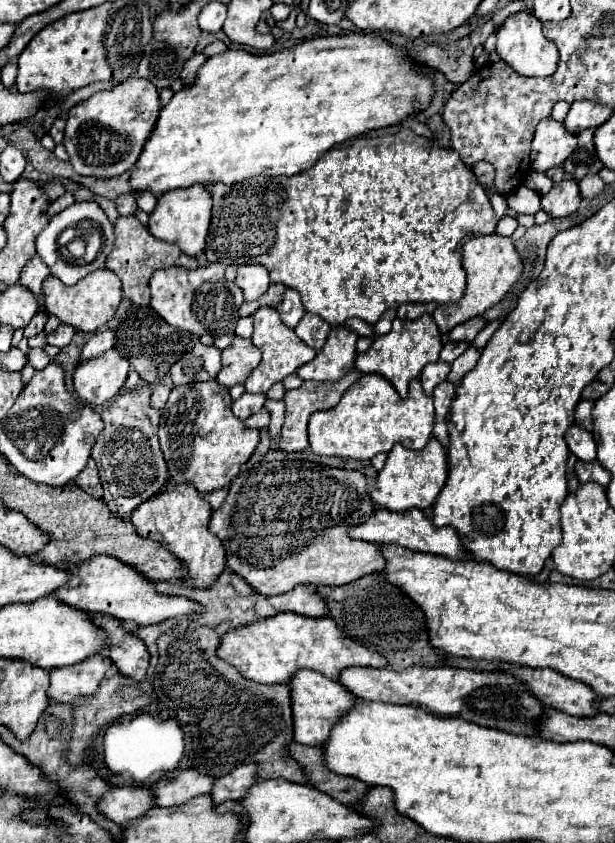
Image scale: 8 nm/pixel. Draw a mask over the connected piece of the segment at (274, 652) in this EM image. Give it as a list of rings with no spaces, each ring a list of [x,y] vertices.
[[[276,613],[272,617],[236,627],[224,633],[216,655],[238,669],[238,673],[256,683],[288,683],[298,669],[312,669],[330,679],[352,665],[386,667],[384,657],[348,639],[330,617],[312,619],[296,613]]]

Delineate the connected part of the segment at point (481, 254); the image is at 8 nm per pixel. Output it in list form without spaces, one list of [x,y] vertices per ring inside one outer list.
[[[492,233],[488,237],[470,237],[462,247],[462,265],[466,271],[466,291],[464,291],[462,299],[452,305],[442,303],[432,313],[432,319],[438,325],[438,331],[442,337],[446,337],[456,325],[460,325],[472,317],[478,317],[486,309],[496,305],[522,275],[522,259],[520,259],[518,251],[514,249],[512,239],[496,235],[496,233]]]

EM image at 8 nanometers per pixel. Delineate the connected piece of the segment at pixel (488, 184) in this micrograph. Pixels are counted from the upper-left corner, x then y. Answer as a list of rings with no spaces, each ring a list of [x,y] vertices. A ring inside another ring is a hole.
[[[480,161],[480,163],[472,165],[470,169],[472,169],[472,173],[476,175],[478,183],[480,183],[488,193],[494,193],[494,167],[492,167],[490,163],[486,163],[486,161]]]

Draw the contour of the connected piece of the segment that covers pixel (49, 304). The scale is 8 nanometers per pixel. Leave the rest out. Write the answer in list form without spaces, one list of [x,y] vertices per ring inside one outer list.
[[[98,269],[72,287],[64,285],[58,277],[50,275],[42,285],[42,293],[44,293],[44,309],[50,315],[56,315],[62,323],[72,325],[74,329],[94,333],[114,317],[122,299],[122,283],[116,273],[108,269]]]

